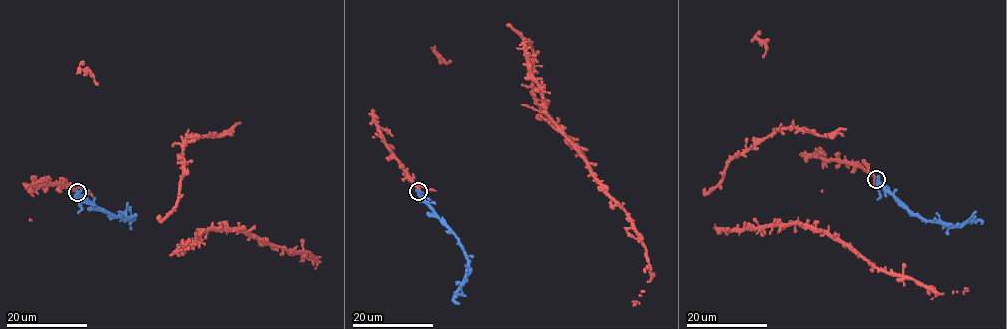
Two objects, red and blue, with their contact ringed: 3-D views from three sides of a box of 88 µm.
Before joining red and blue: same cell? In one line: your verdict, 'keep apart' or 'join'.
join

